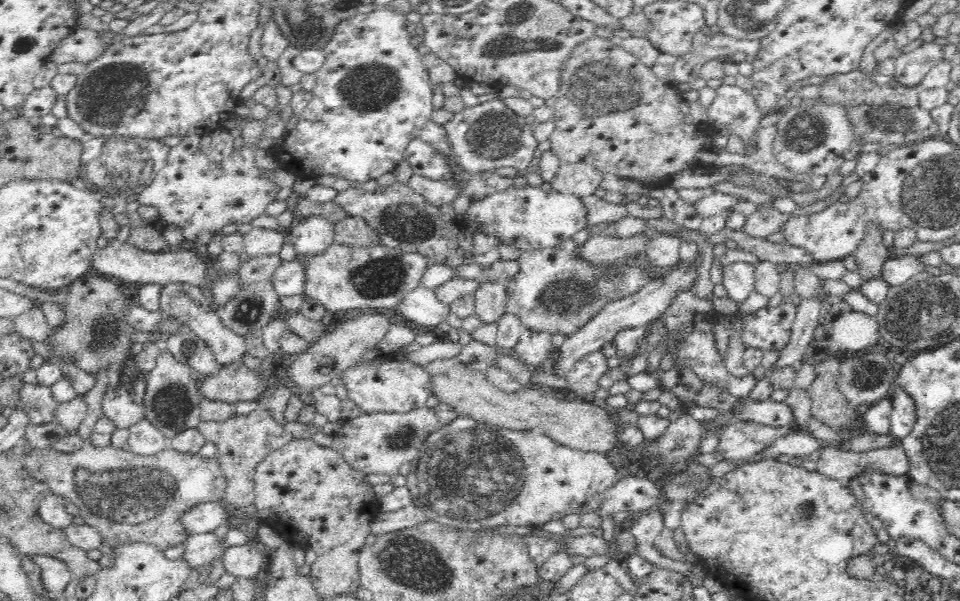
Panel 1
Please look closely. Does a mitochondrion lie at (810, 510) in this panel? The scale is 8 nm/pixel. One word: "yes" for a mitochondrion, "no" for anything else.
yes

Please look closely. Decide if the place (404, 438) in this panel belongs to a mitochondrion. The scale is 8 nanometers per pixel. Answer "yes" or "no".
yes

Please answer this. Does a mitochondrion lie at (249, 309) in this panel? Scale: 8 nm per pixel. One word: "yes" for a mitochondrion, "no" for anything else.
yes

